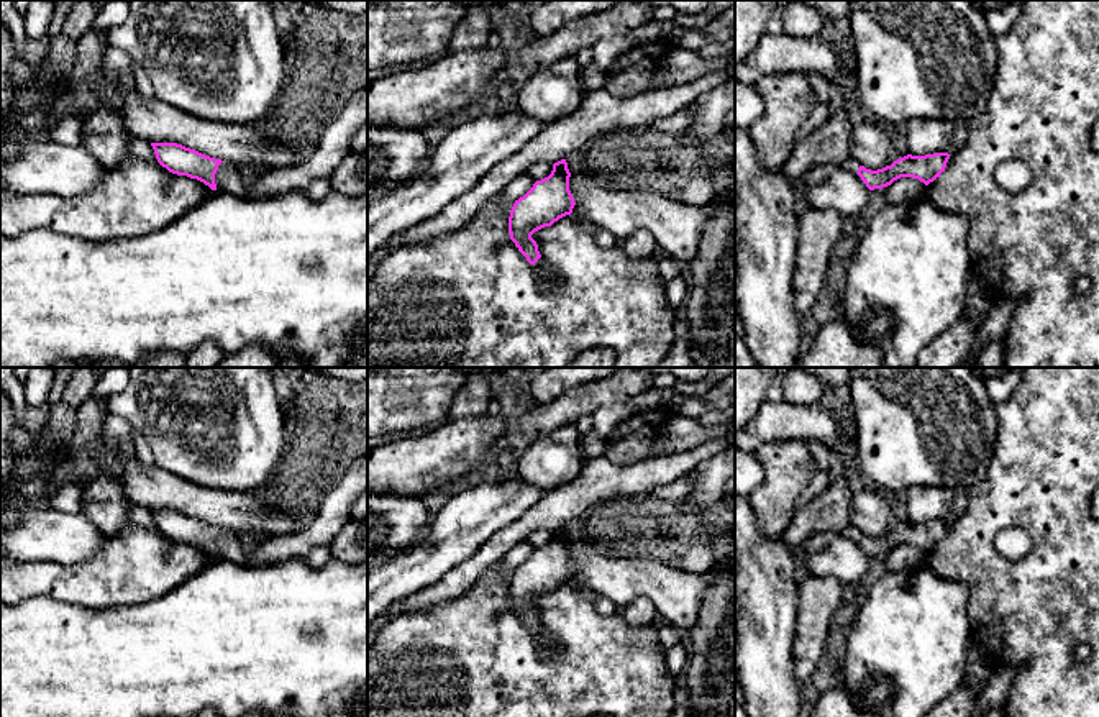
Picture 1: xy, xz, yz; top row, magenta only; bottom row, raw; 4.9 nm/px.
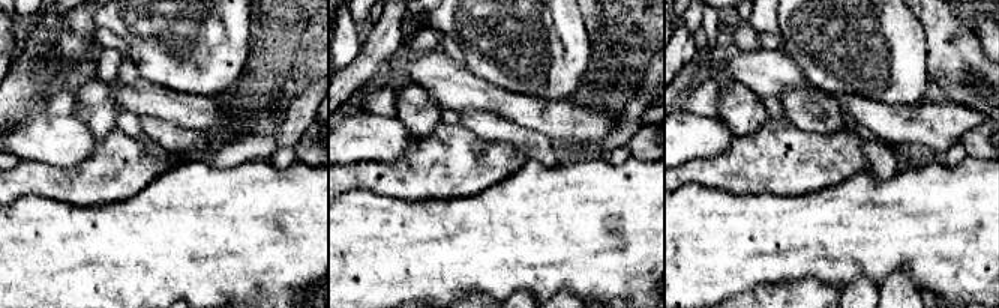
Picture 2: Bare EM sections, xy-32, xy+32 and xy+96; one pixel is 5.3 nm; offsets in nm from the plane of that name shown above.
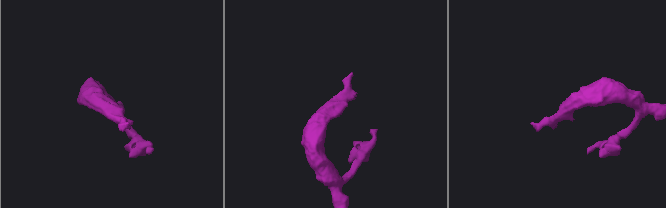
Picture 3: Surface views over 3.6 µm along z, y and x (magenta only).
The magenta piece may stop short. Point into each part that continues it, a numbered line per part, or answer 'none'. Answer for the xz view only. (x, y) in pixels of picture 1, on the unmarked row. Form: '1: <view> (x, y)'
none

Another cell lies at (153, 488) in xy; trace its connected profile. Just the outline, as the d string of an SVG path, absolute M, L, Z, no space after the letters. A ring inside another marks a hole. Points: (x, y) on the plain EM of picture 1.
M118 441L92 453L100 474L118 479L133 505L149 510L177 510L223 530L271 538L300 532L289 514L264 504L253 492L205 487L159 466L146 468L136 456L125 458Z

